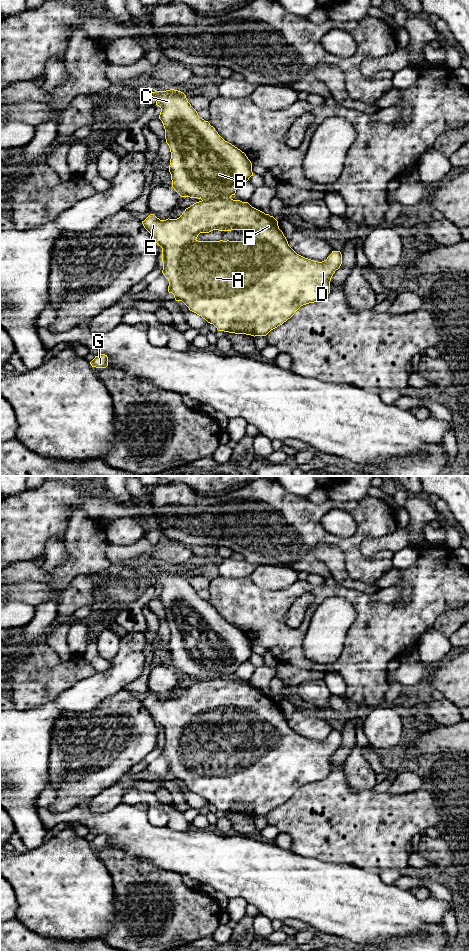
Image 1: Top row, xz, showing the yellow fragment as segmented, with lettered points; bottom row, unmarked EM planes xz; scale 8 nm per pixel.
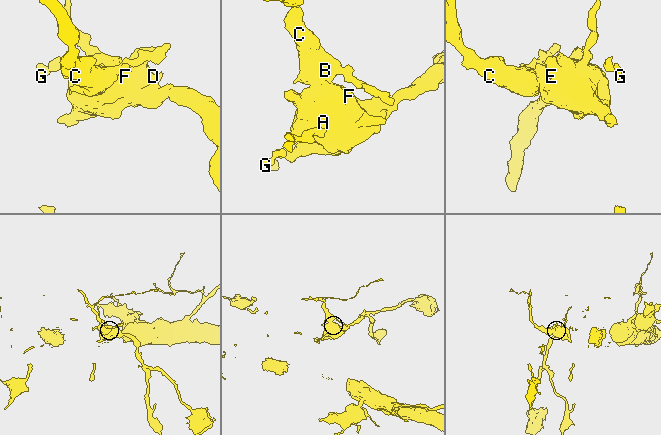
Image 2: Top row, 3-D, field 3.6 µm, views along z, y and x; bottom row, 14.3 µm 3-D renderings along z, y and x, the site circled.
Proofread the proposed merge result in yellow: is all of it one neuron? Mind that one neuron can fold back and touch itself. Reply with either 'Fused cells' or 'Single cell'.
Fused cells

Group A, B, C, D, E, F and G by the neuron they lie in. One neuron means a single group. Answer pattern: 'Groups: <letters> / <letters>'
Groups: A D E F G / B C

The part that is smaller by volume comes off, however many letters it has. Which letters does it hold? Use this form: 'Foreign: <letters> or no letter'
Foreign: B, C

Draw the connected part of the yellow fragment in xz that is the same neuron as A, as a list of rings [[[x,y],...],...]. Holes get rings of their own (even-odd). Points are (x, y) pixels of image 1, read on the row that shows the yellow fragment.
[[[209,199],[186,208],[177,219],[160,220],[150,214],[142,221],[144,228],[162,248],[163,275],[168,279],[168,292],[182,301],[190,311],[213,324],[218,331],[251,336],[266,336],[271,330],[290,319],[303,305],[322,300],[330,293],[330,281],[342,264],[340,251],[332,251],[326,260],[314,261],[297,254],[288,244],[278,221],[252,207],[248,202]],[[213,230],[246,230],[254,232],[248,241],[198,241],[200,233]]]

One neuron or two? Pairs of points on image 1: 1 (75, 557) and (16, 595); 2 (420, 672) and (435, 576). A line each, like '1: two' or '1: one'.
1: two
2: two

